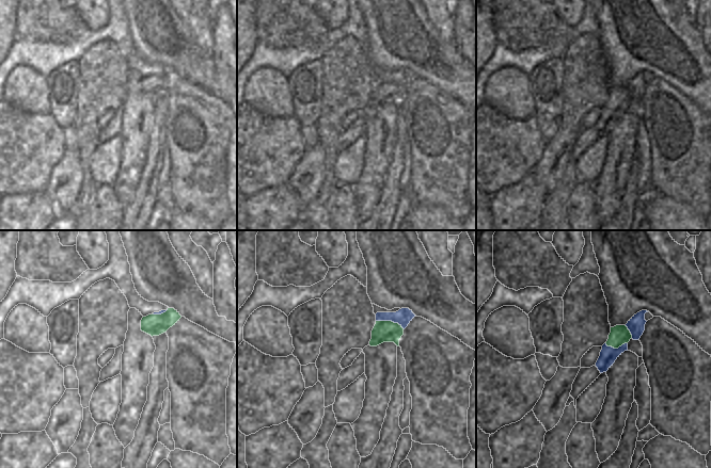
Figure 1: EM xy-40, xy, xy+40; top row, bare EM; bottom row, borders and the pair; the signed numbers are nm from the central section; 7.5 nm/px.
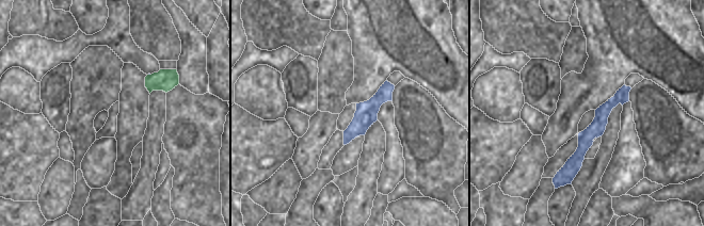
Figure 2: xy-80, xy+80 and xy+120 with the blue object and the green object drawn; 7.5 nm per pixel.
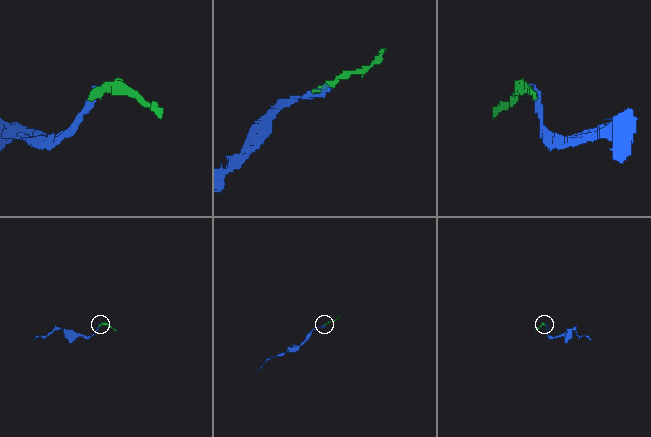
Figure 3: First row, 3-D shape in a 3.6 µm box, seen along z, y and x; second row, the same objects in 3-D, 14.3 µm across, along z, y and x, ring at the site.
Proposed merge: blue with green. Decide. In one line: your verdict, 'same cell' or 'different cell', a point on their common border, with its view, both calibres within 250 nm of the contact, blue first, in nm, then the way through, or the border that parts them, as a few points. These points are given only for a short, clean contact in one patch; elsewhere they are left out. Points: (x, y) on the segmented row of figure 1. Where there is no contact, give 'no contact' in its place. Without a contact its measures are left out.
same cell; contact xy (390, 320); calibres 120 and 160 nm; way xy (403, 317), (399, 320), (390, 320), (383, 331)

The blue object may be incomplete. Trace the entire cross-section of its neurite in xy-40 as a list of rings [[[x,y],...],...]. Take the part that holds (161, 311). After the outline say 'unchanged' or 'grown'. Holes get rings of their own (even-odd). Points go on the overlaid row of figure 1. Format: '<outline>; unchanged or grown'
[[[168,308],[159,312],[154,312],[141,320],[141,330],[153,336],[159,336],[175,325],[181,316],[174,308]]]; grown

